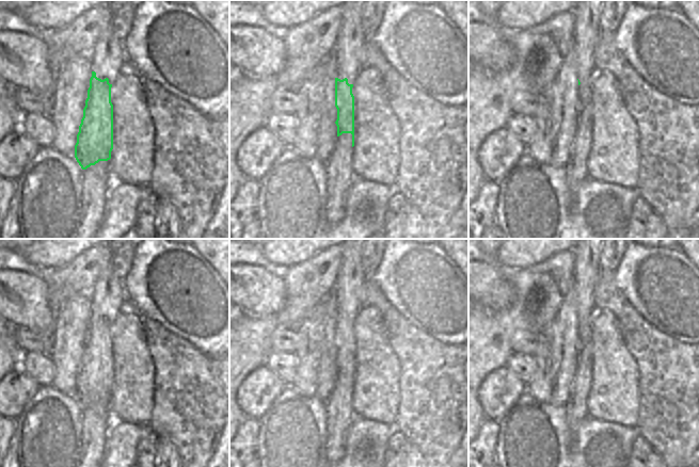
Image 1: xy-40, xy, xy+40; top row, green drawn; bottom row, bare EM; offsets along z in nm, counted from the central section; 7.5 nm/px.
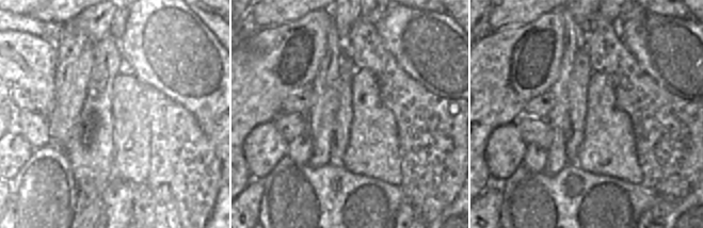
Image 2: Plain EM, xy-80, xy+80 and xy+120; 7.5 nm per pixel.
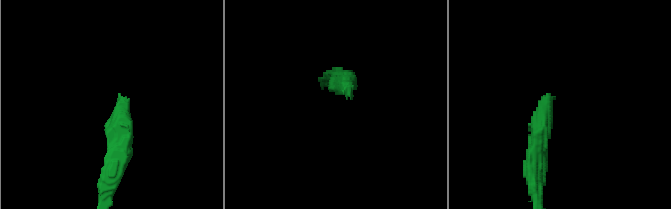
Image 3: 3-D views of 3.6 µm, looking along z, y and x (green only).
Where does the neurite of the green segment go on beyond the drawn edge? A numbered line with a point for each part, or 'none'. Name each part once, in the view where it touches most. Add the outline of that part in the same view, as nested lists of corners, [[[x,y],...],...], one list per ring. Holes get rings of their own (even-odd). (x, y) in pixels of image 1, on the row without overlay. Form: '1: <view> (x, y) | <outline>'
1: xy-40 (108, 295) | [[[111,267],[106,268],[100,274],[91,295],[92,310],[101,319],[108,317],[110,323],[114,322],[126,302],[122,280],[113,273]]]

